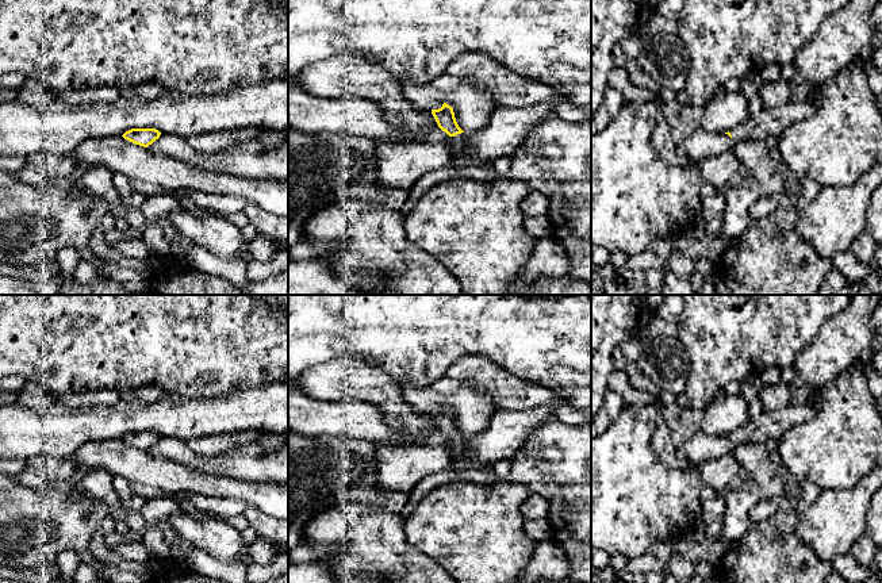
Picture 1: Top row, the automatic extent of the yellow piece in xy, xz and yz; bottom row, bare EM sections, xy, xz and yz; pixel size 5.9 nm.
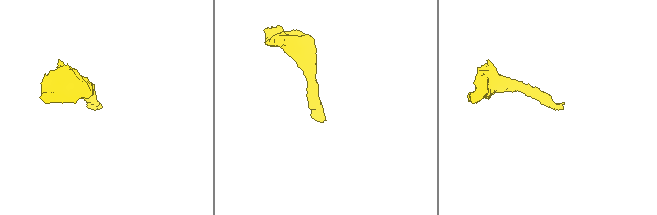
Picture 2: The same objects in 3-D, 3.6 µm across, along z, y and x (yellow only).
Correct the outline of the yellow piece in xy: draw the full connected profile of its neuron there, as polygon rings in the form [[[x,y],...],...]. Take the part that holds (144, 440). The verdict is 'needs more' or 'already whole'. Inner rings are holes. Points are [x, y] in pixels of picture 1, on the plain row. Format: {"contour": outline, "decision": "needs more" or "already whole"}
{"contour": [[[131,432],[126,434],[122,440],[135,448],[147,450],[156,442],[158,442],[161,436],[156,432]]], "decision": "already whole"}

